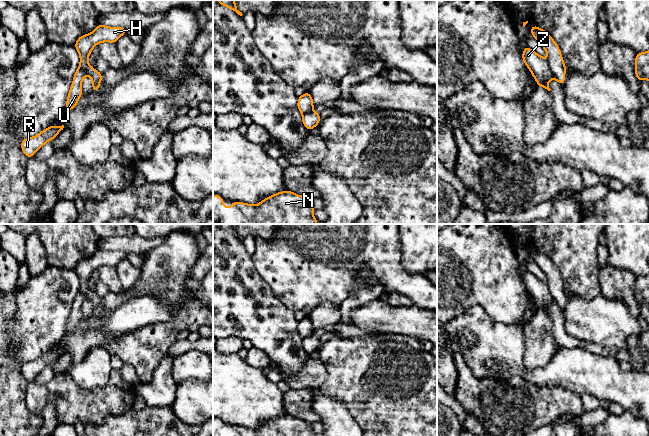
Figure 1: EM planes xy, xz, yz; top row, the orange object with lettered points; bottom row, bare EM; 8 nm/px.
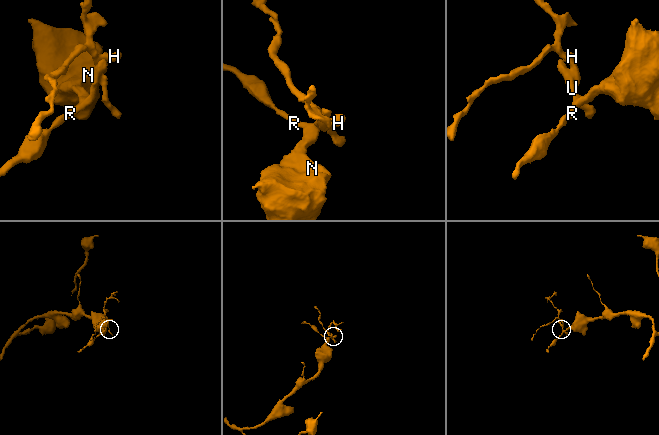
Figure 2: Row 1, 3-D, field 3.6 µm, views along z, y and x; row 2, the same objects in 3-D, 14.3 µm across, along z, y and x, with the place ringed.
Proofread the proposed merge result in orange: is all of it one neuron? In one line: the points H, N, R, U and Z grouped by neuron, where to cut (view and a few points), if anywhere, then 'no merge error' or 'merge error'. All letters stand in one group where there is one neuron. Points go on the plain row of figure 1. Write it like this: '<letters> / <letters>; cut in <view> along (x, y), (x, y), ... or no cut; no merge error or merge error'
H / N R U Z; cut in yz along (547, 284), (554, 301); merge error

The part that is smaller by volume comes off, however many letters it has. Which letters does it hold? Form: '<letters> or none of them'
H

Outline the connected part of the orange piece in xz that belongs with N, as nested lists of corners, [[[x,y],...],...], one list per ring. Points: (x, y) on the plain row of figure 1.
[[[289,414],[261,424],[258,429],[232,425],[232,431],[223,430],[224,423],[213,419],[213,436],[314,436],[311,424]]]

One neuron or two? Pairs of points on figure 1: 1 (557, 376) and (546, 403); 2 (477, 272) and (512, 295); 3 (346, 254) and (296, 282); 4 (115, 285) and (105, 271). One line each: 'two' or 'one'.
1: two
2: one
3: one
4: one

